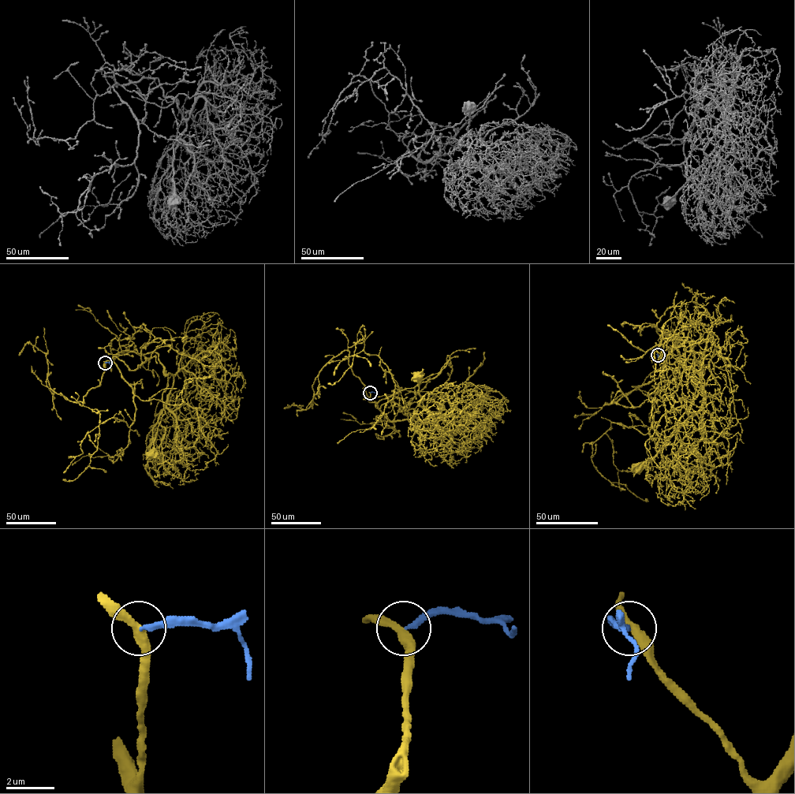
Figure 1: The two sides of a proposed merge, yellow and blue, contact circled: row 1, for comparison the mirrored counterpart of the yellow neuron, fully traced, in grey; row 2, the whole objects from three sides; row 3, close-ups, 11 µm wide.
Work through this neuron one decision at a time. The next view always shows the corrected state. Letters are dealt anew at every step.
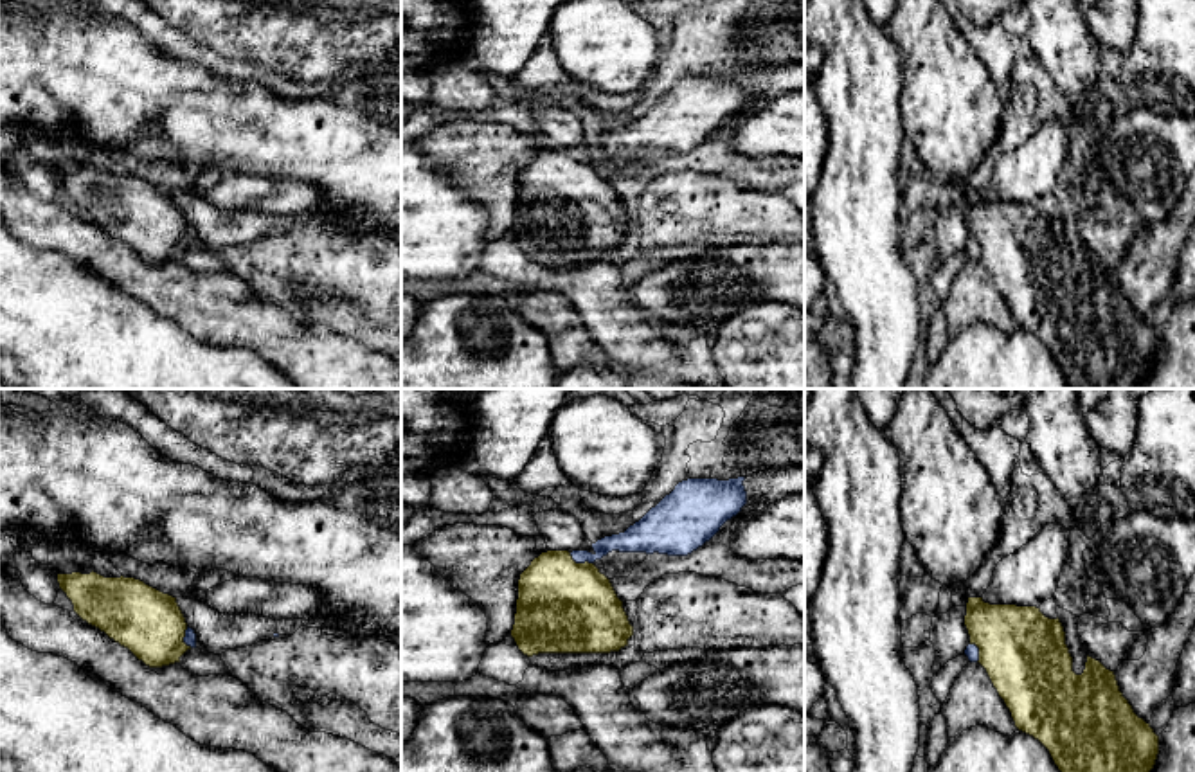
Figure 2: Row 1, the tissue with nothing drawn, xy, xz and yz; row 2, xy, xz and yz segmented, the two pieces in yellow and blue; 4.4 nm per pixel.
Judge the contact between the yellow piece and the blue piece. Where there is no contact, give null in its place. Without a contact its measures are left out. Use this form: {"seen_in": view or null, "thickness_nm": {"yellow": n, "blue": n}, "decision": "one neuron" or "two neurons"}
{"seen_in": "xz", "thickness_nm": {"yellow": 420, "blue": 100}, "decision": "two neurons"}

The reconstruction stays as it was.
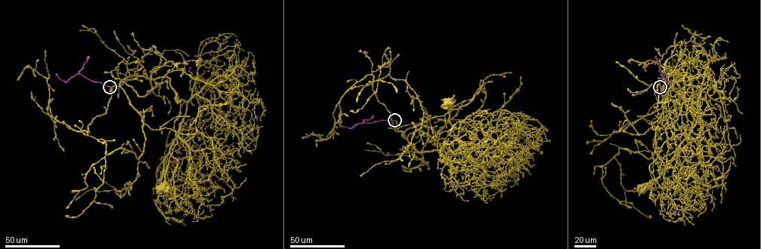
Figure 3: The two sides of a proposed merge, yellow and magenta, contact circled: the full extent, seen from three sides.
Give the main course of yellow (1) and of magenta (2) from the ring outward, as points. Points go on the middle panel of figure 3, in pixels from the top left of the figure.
1: (394, 121), (395, 130), (418, 151), (451, 154), (462, 144), (466, 152), (460, 155), (448, 101)
2: (394, 121), (358, 123), (351, 128), (341, 125)

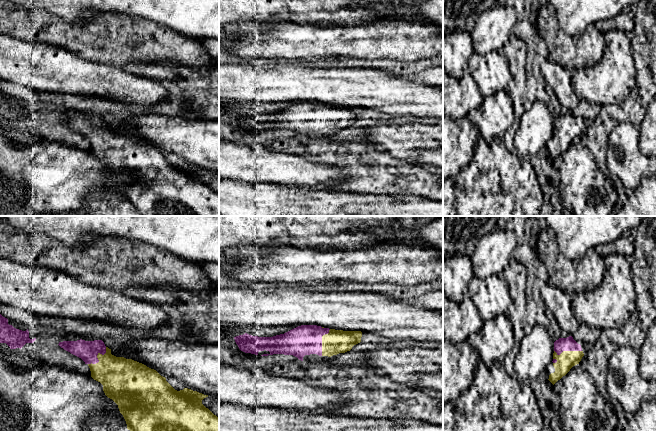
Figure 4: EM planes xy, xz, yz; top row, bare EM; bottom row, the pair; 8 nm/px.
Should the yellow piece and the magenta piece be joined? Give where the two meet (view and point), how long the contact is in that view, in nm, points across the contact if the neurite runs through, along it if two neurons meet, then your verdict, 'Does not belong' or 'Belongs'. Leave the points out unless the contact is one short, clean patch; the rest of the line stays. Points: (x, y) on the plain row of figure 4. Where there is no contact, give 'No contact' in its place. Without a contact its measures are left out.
Touches yellow at xy (97, 133). Shared border 200 nm. Path across: xy (120, 153), (113, 149), (97, 133), (86, 126). Belongs

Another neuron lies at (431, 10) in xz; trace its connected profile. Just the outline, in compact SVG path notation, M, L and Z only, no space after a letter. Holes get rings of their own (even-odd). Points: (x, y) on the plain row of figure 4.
M426 0L418 4L415 10L411 10L409 6L403 5L399 1L374 3L367 7L379 12L386 18L386 21L397 15L419 14L424 19L423 23L432 24L443 31L443 0Z

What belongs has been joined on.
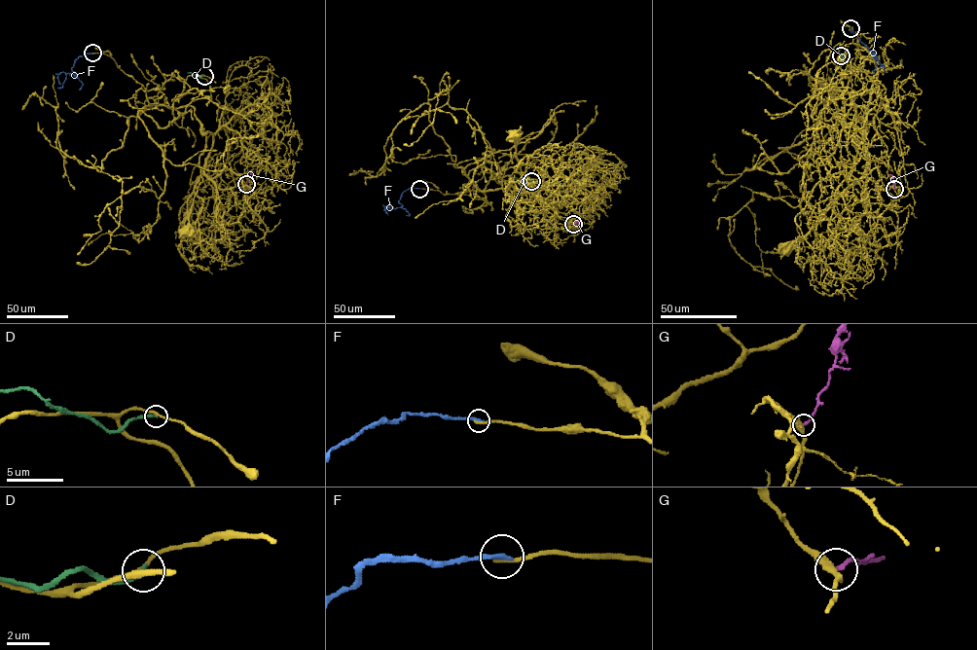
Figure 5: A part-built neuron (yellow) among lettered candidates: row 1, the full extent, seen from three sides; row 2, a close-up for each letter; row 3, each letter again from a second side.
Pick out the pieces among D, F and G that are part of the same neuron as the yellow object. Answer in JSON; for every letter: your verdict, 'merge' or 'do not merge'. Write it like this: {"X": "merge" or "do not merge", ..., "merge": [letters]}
{"D": "do not merge", "F": "do not merge", "G": "do not merge", "merge": []}

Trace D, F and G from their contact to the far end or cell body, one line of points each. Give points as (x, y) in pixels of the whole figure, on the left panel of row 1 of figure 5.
D: (204, 76), (187, 73)
F: (92, 53), (85, 54), (75, 60), (71, 68), (75, 75), (58, 74), (60, 84)
G: (246, 184), (250, 173), (254, 172)

